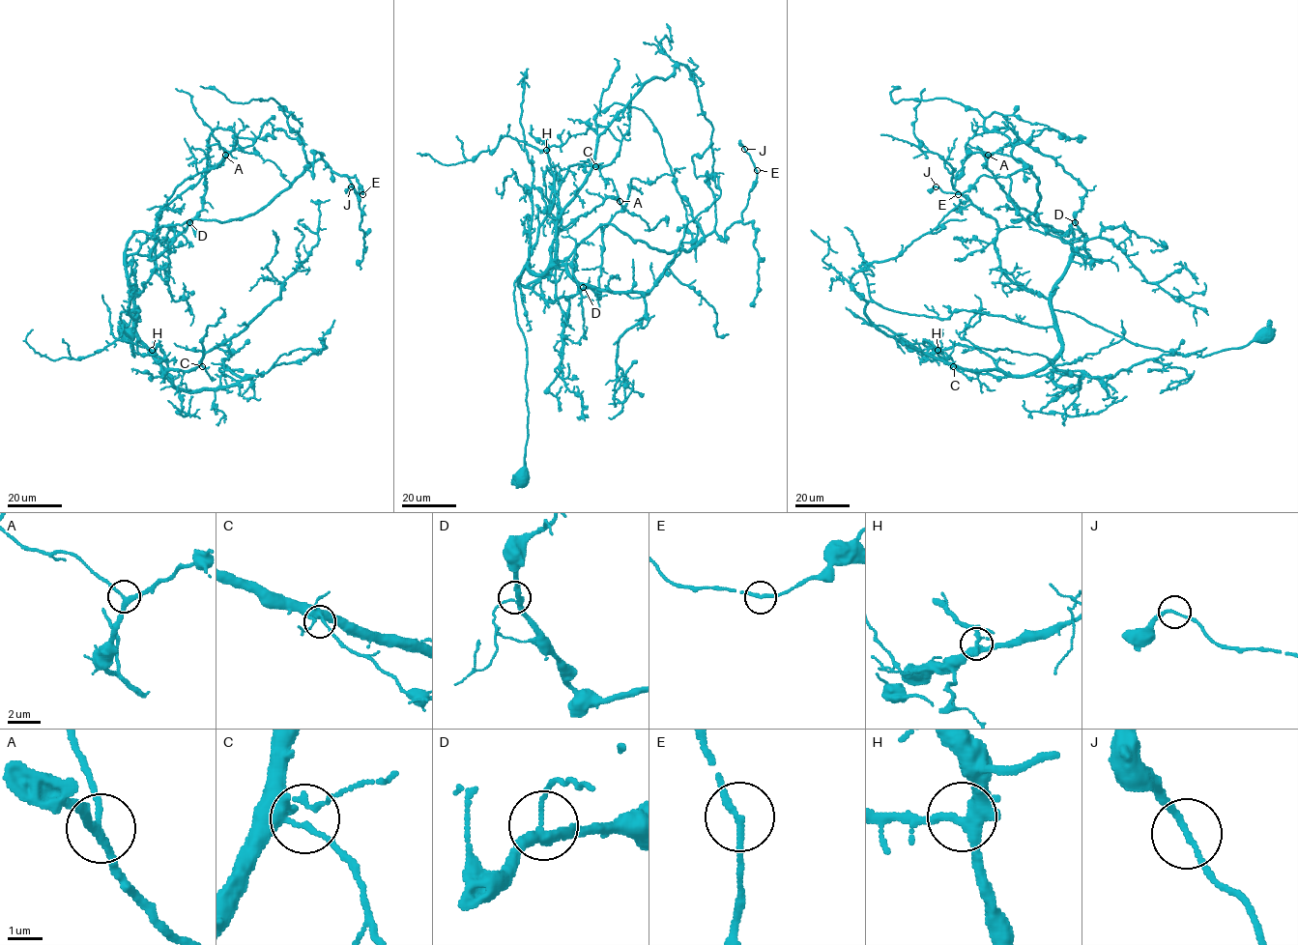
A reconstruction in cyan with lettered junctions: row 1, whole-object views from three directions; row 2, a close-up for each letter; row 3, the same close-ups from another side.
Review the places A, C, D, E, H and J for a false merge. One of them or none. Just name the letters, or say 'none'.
none

